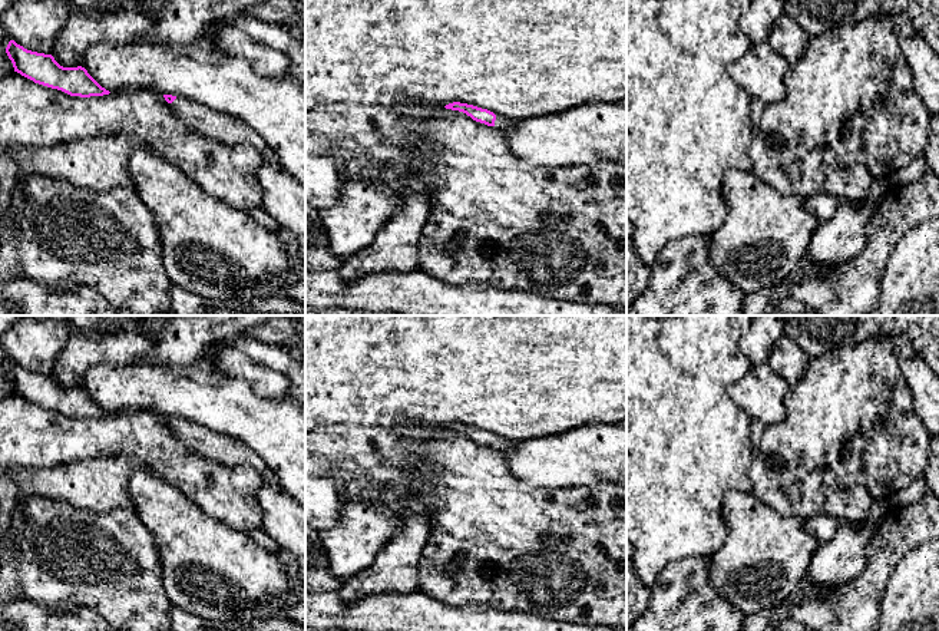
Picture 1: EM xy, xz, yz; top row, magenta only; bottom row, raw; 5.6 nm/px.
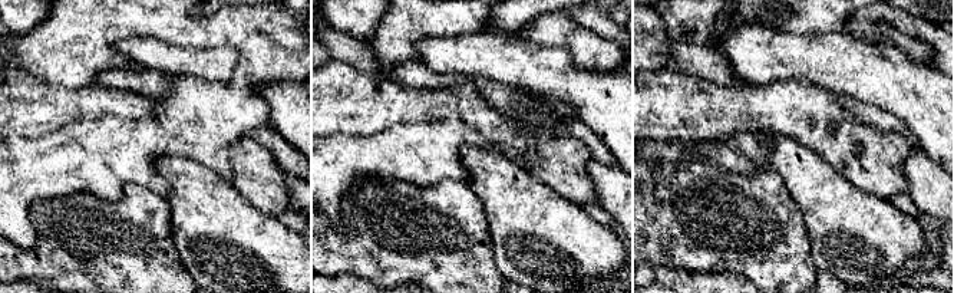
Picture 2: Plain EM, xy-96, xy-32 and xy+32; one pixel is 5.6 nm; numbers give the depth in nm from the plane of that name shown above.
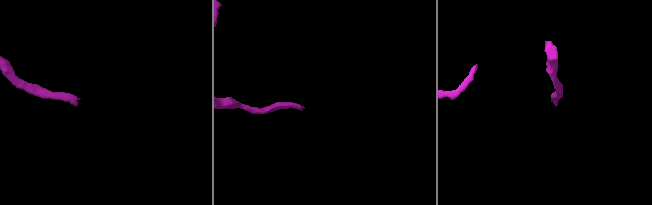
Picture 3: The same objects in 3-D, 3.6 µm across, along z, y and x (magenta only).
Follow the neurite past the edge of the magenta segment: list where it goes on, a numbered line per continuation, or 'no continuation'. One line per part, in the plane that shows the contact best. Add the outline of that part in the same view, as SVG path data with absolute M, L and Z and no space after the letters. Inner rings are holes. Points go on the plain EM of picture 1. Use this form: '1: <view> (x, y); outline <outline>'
1: xz (502, 445); outline M496 436L496 442L495 442L496 450L506 452L506 450L515 449L516 446L518 446L518 442Z

